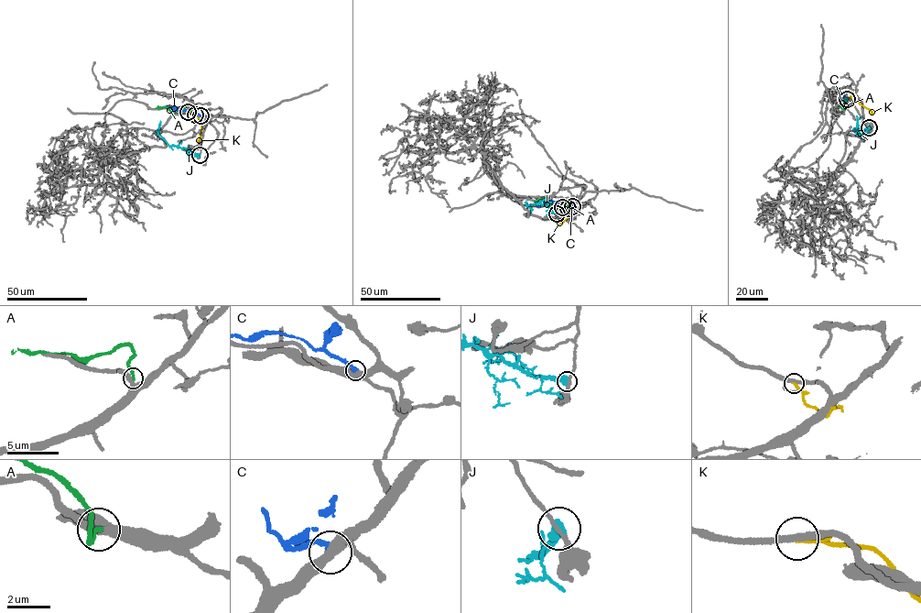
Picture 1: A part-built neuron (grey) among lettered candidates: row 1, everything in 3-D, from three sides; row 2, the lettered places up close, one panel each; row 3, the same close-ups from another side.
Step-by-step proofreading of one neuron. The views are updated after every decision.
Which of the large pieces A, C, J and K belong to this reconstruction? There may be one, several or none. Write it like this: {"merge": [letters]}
{"merge": []}

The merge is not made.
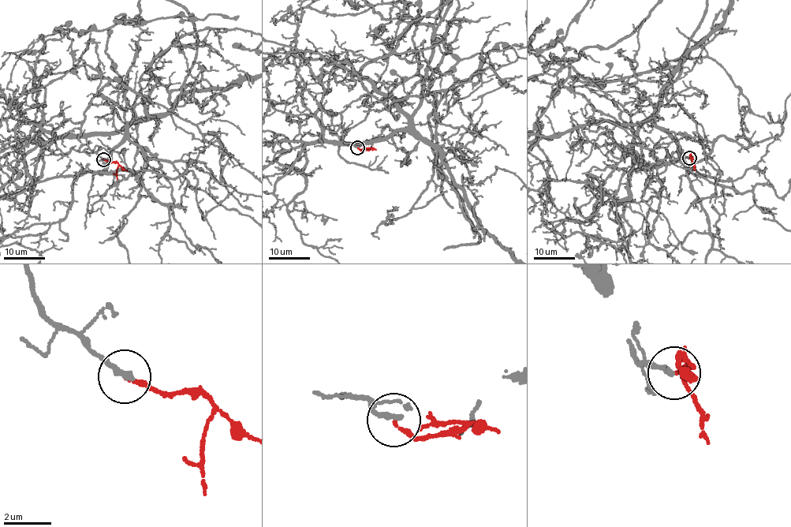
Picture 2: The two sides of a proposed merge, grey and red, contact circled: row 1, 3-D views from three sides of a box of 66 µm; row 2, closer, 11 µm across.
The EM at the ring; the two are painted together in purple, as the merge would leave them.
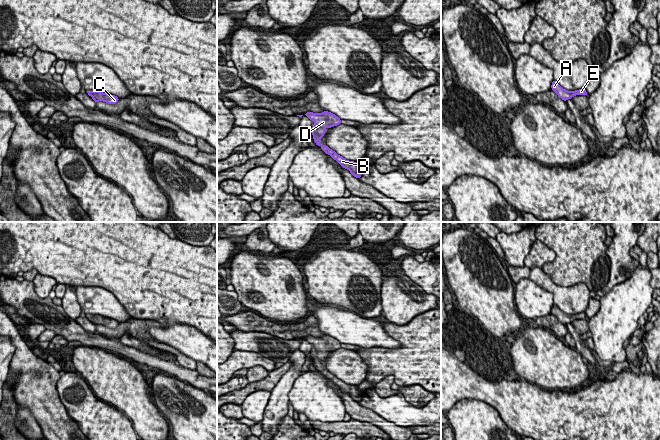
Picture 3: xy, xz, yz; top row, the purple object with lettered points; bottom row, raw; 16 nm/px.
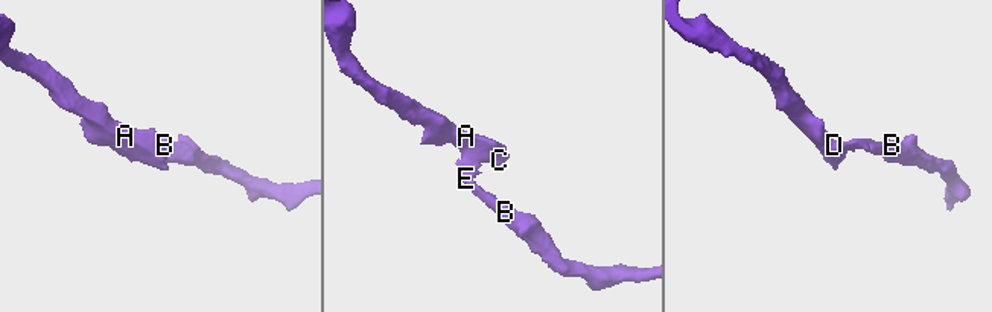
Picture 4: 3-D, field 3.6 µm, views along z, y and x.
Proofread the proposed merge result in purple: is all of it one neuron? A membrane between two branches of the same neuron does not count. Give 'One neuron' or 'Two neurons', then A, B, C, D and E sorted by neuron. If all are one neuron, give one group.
One neuron. Groups: A B C D E

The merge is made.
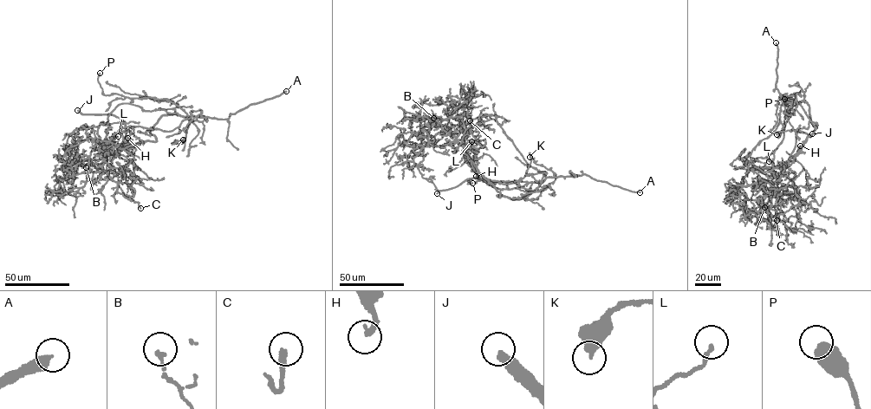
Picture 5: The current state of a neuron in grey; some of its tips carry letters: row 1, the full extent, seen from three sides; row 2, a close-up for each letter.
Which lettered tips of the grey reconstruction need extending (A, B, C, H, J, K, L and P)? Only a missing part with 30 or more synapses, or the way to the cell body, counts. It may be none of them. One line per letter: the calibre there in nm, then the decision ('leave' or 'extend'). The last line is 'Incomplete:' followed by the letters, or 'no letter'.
A: 360 nm | extend
B: 160 nm | leave
C: 300 nm | leave
H: 240 nm | extend
J: 320 nm | extend
K: 550 nm | leave
L: 180 nm | leave
P: 600 nm | leave
Incomplete: A, H, J

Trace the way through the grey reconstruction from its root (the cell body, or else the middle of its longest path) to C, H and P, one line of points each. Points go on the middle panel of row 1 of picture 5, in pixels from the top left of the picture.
C: (503, 196), (497, 195), (500, 198), (464, 147), (452, 142), (451, 146), (456, 151), (453, 152), (470, 120)
H: (503, 196), (497, 195), (500, 198), (495, 187), (476, 171), (476, 176)
P: (503, 196), (525, 198), (538, 183), (490, 182), (475, 178), (467, 184), (472, 183)

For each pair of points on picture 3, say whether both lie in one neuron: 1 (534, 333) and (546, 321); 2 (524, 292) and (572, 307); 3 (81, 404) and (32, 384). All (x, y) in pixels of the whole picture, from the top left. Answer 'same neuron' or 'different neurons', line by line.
1: different neurons
2: different neurons
3: different neurons

